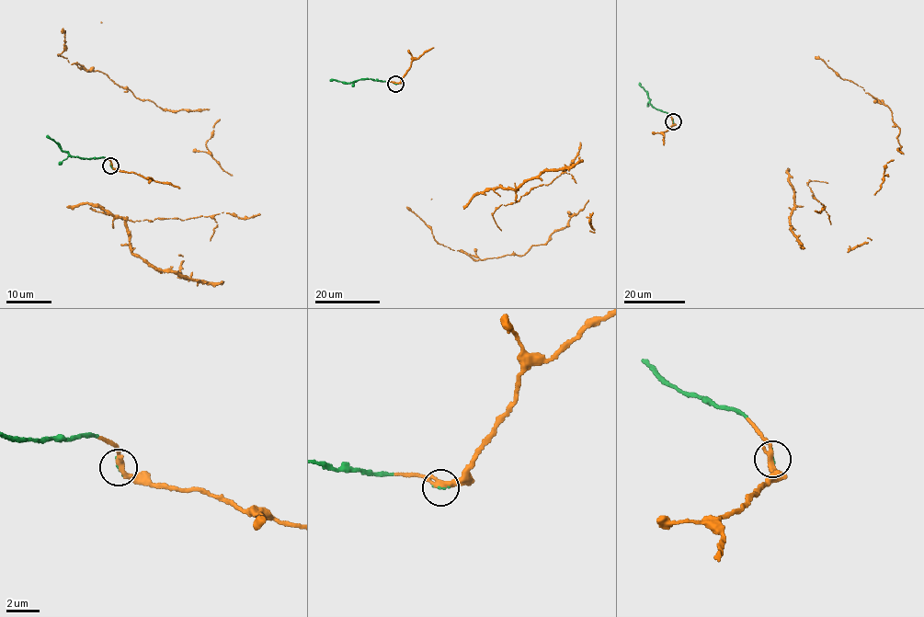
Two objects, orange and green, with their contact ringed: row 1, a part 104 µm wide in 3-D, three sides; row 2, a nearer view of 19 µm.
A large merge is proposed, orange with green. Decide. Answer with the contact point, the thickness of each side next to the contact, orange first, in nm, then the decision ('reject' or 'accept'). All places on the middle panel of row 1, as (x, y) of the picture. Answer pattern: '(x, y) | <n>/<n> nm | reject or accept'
(395, 84) | 320/130 nm | accept

